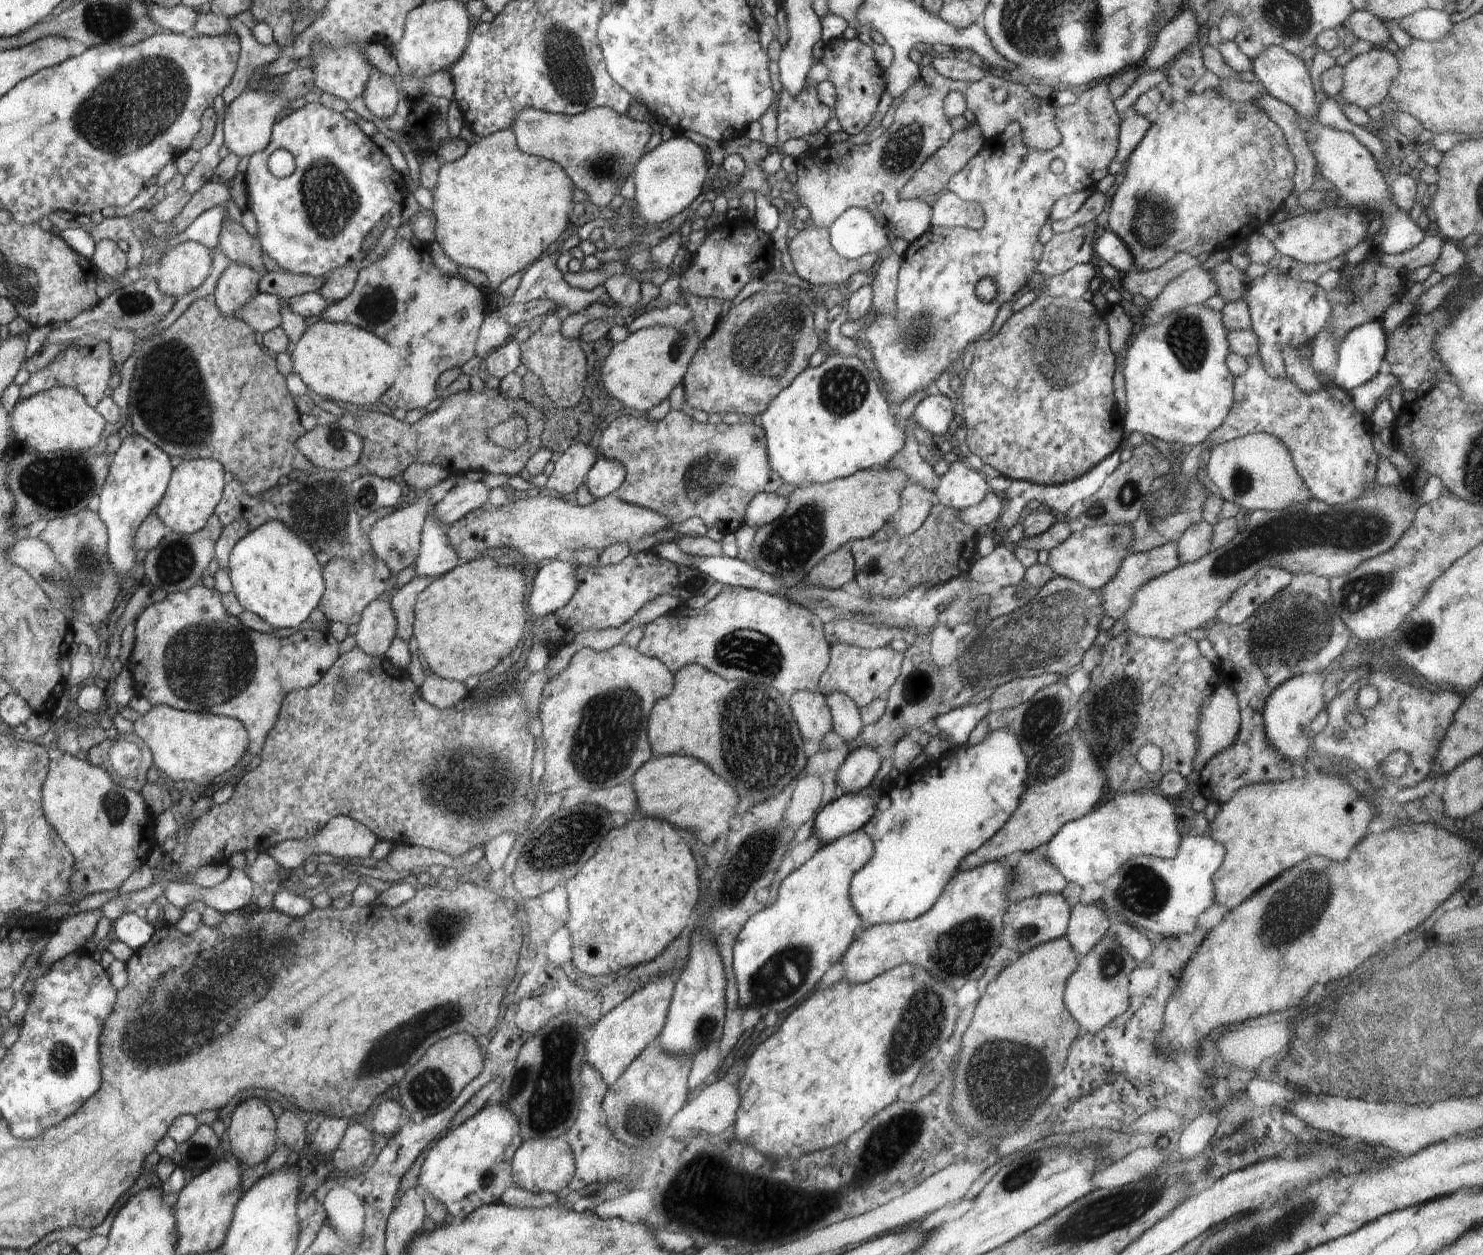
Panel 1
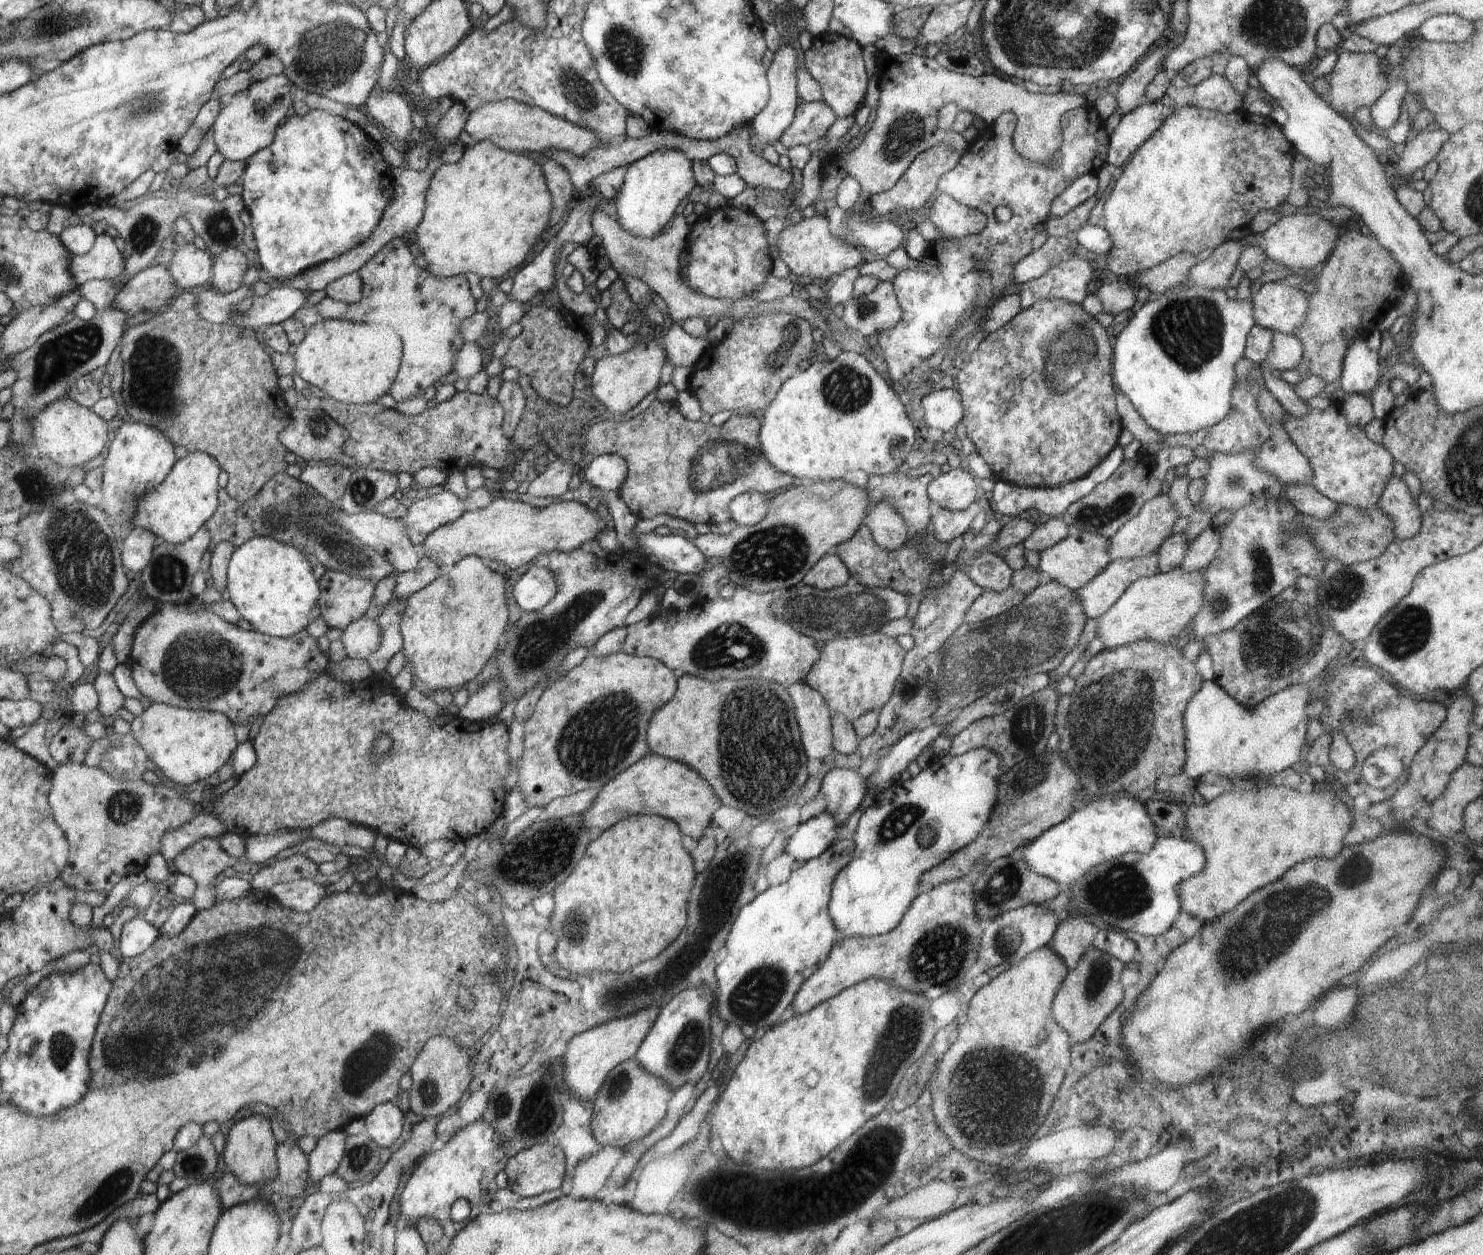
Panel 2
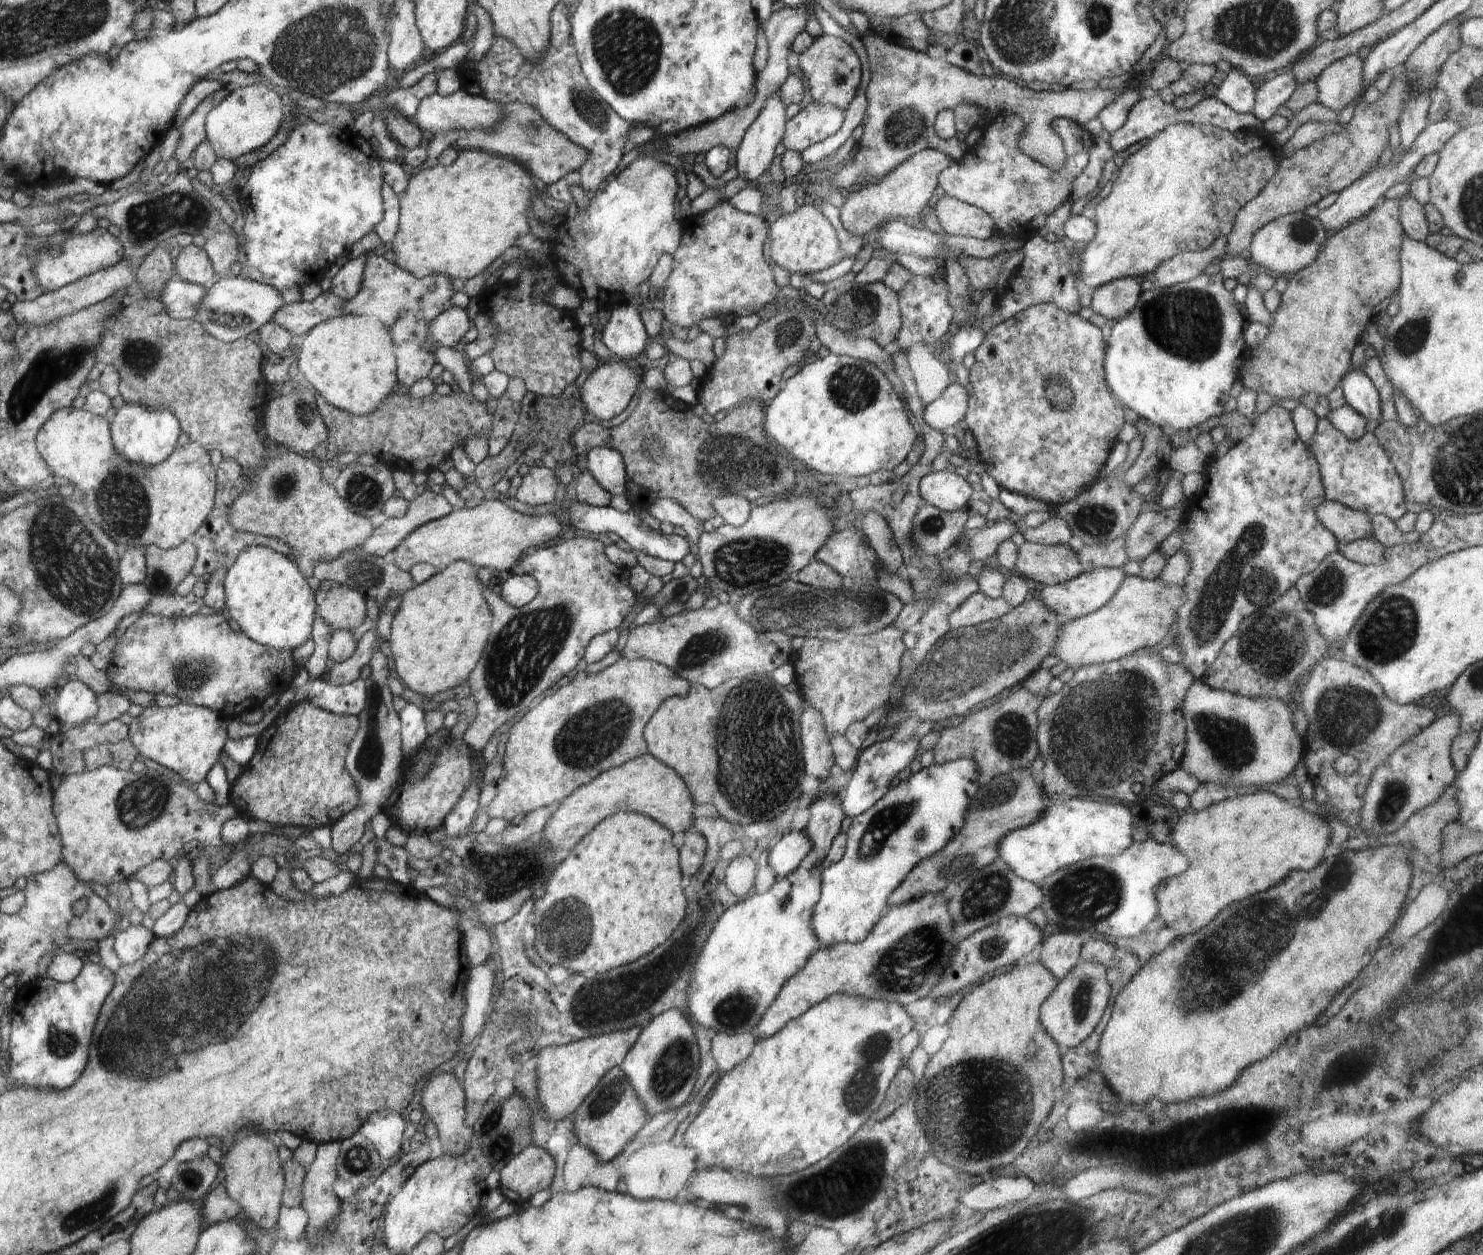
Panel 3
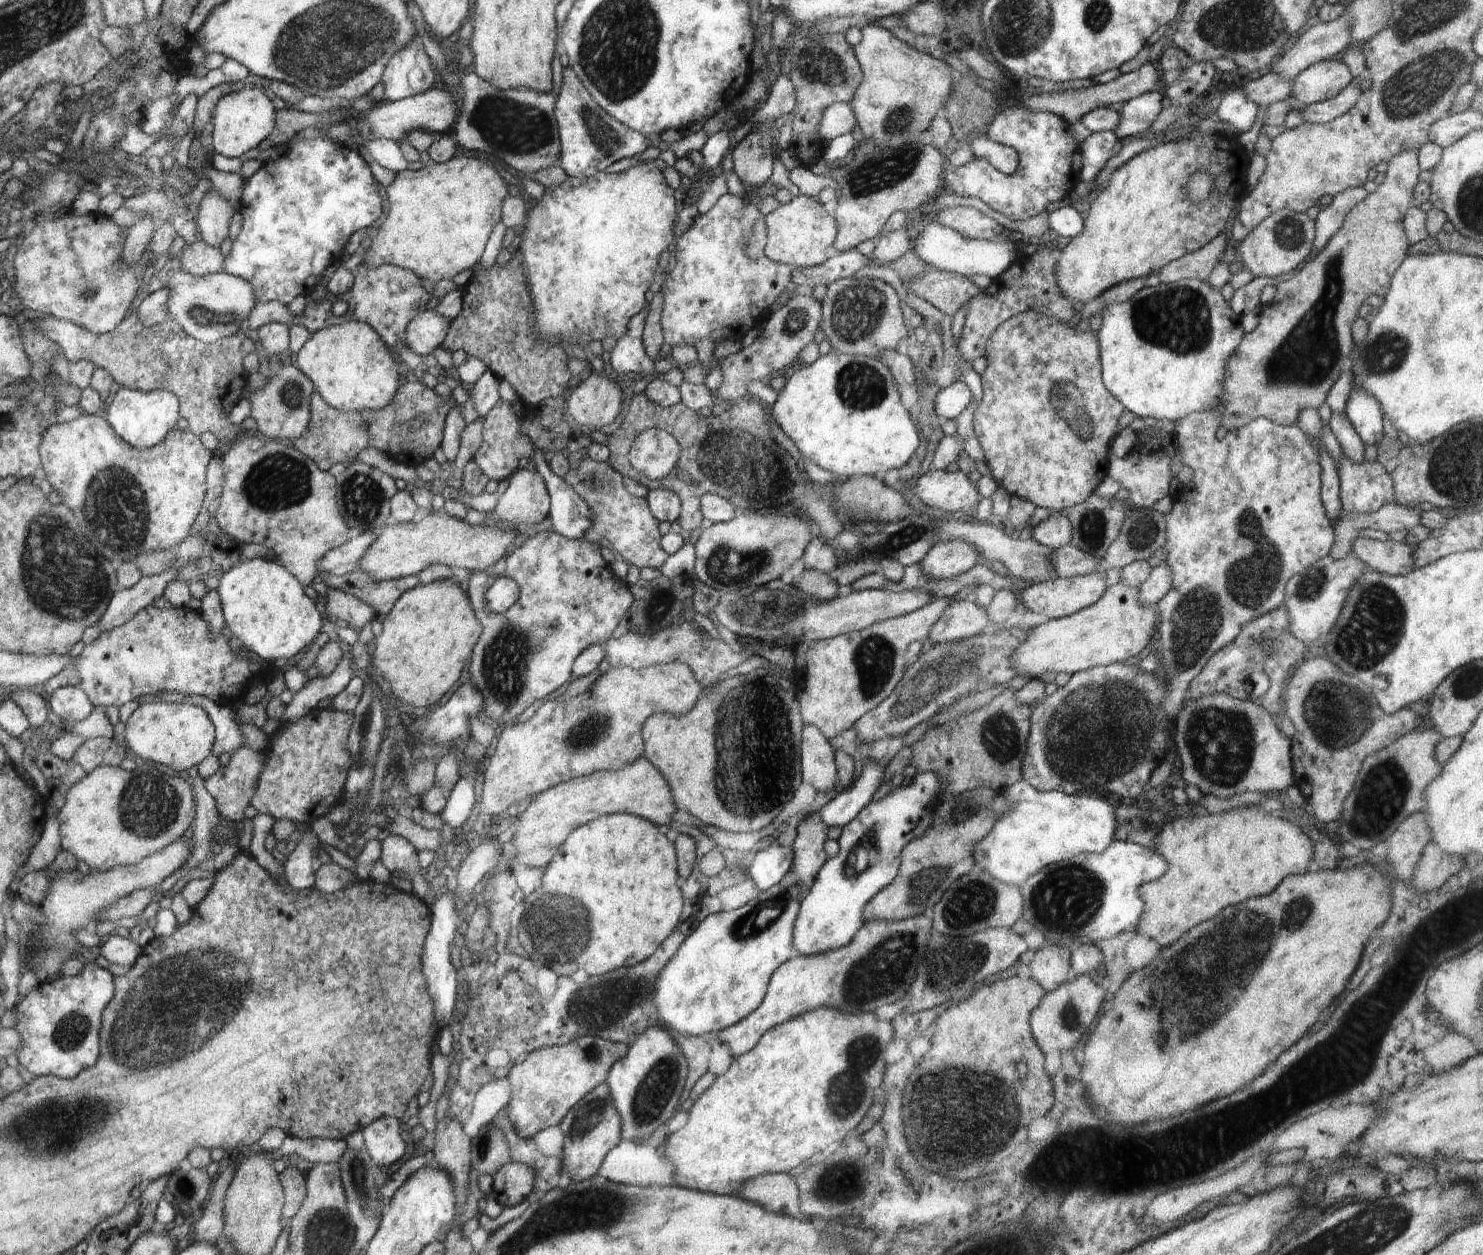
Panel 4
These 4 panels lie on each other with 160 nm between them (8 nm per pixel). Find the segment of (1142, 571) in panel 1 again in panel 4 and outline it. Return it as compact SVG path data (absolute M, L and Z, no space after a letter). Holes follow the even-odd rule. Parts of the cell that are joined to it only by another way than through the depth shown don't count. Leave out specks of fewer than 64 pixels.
M1094 572L1084 576L1056 576L1056 578L1047 581L1032 582L1028 589L1019 590L1017 594L1021 607L1045 614L1050 619L1059 619L1093 605L1102 598L1106 589L1106 573Z

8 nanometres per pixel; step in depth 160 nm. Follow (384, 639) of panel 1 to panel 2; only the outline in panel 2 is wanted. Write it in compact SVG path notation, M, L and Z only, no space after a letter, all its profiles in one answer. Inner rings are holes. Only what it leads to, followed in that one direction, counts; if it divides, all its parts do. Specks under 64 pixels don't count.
M365 616L351 622L340 639L347 656L367 659L374 654L382 642L382 629L377 619Z

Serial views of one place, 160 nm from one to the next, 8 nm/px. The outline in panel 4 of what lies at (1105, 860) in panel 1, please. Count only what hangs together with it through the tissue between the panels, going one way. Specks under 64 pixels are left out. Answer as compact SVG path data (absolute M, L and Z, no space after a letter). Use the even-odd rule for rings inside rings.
M1024 778L1004 792L1011 811L999 817L991 831L973 848L975 864L1000 882L1020 888L1045 866L1080 853L1100 854L1116 841L1114 834L1120 818L1108 798L1039 791Z

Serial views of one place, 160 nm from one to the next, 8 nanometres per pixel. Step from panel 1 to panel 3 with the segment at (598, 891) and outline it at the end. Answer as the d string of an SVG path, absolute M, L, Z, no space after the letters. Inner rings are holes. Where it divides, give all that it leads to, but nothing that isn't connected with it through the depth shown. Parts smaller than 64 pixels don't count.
M622 811L613 813L612 816L606 817L592 833L586 834L584 838L566 855L562 856L563 861L554 869L554 872L544 888L544 894L537 897L535 907L533 908L536 914L536 948L542 956L542 960L546 960L548 964L560 964L568 970L574 970L577 974L594 972L605 973L610 969L622 965L628 965L631 962L637 961L638 958L644 957L658 946L662 944L666 938L676 930L676 927L682 922L684 913L686 912L686 896L680 888L680 866L678 866L678 850L672 844L672 834L669 827L658 824L656 819L648 815L635 812Z

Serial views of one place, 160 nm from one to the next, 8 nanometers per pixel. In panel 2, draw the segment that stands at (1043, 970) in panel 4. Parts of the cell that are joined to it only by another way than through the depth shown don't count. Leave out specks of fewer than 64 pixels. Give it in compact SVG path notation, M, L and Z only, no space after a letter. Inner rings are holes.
M1082 916L1069 917L1059 922L1050 946L1063 958L1069 970L1072 970L1092 946L1098 931L1094 923Z

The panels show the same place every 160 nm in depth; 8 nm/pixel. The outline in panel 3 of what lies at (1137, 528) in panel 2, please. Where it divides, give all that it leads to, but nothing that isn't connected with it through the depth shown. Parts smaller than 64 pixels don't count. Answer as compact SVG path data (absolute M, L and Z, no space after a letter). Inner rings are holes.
M1126 534L1111 540L1108 544L1087 545L1078 537L1072 536L1069 545L1076 551L1077 557L1086 573L1100 567L1123 568L1129 560Z

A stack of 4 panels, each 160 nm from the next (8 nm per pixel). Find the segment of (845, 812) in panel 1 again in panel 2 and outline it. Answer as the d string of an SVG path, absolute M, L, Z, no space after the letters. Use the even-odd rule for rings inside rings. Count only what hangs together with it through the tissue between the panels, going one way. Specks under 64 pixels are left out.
M828 811L820 816L809 818L800 824L798 830L789 838L784 853L805 863L808 859L820 856L830 848L838 830L837 820Z

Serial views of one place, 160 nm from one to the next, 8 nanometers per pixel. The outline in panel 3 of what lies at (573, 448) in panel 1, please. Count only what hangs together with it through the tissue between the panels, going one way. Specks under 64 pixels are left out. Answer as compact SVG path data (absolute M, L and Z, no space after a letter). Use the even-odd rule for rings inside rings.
M530 466L528 474L522 477L515 499L528 506L548 504L554 500L559 483L556 470Z

